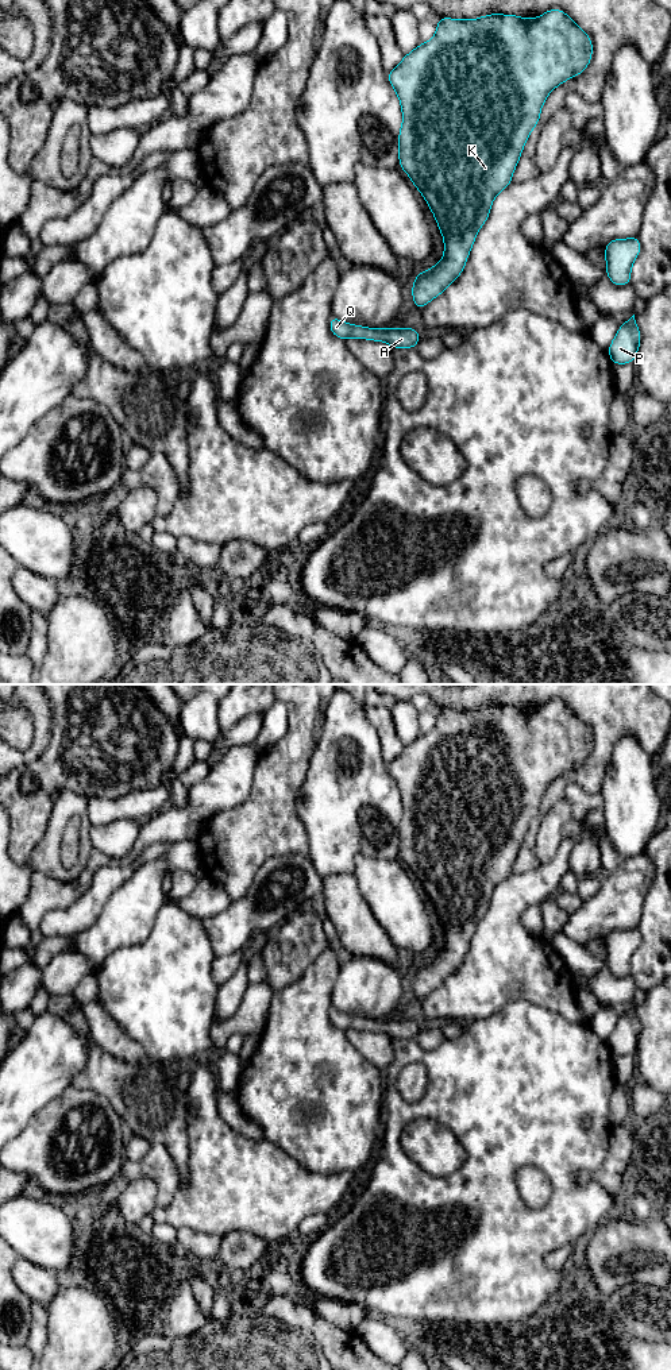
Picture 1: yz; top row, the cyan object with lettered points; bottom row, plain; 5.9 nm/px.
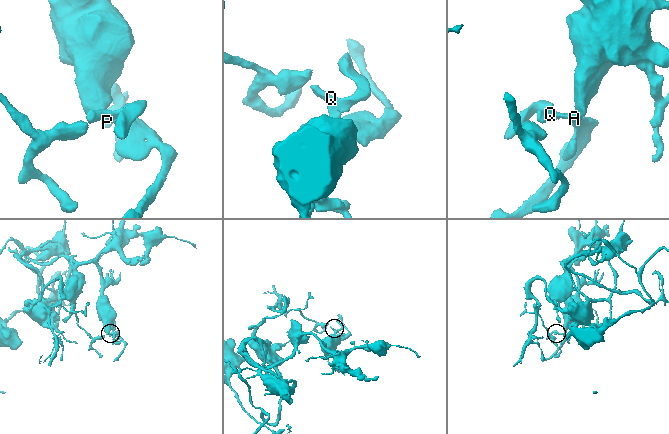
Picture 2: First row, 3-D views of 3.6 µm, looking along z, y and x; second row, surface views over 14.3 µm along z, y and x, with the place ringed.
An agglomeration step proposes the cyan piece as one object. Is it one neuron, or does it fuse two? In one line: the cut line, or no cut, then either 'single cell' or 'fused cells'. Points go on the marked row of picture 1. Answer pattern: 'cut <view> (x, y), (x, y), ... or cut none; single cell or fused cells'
cut none; single cell

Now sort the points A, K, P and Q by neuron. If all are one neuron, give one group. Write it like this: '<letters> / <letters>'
A K P Q

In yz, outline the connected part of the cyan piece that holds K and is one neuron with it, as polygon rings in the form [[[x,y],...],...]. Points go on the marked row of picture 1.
[[[558,8],[548,9],[544,15],[540,15],[536,19],[518,18],[512,13],[490,13],[479,19],[470,20],[437,18],[437,30],[435,36],[427,43],[420,43],[412,53],[405,54],[401,63],[387,73],[389,82],[400,99],[404,116],[398,135],[400,167],[408,173],[413,186],[421,192],[437,221],[439,229],[444,239],[443,259],[432,269],[416,274],[414,283],[412,286],[412,297],[416,304],[416,309],[421,310],[429,301],[440,296],[444,289],[462,274],[477,234],[489,217],[494,197],[512,184],[513,171],[520,161],[521,151],[528,140],[531,131],[540,120],[540,111],[547,96],[562,82],[583,73],[590,63],[591,55],[591,38],[585,31],[582,31],[567,13]]]

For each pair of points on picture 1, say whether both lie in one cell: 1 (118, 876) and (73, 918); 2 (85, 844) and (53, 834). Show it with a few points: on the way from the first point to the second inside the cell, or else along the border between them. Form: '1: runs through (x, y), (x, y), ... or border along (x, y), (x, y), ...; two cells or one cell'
1: runs through (107, 886), (84, 909); one cell
2: runs through (85, 829), (77, 813), (62, 819); one cell

